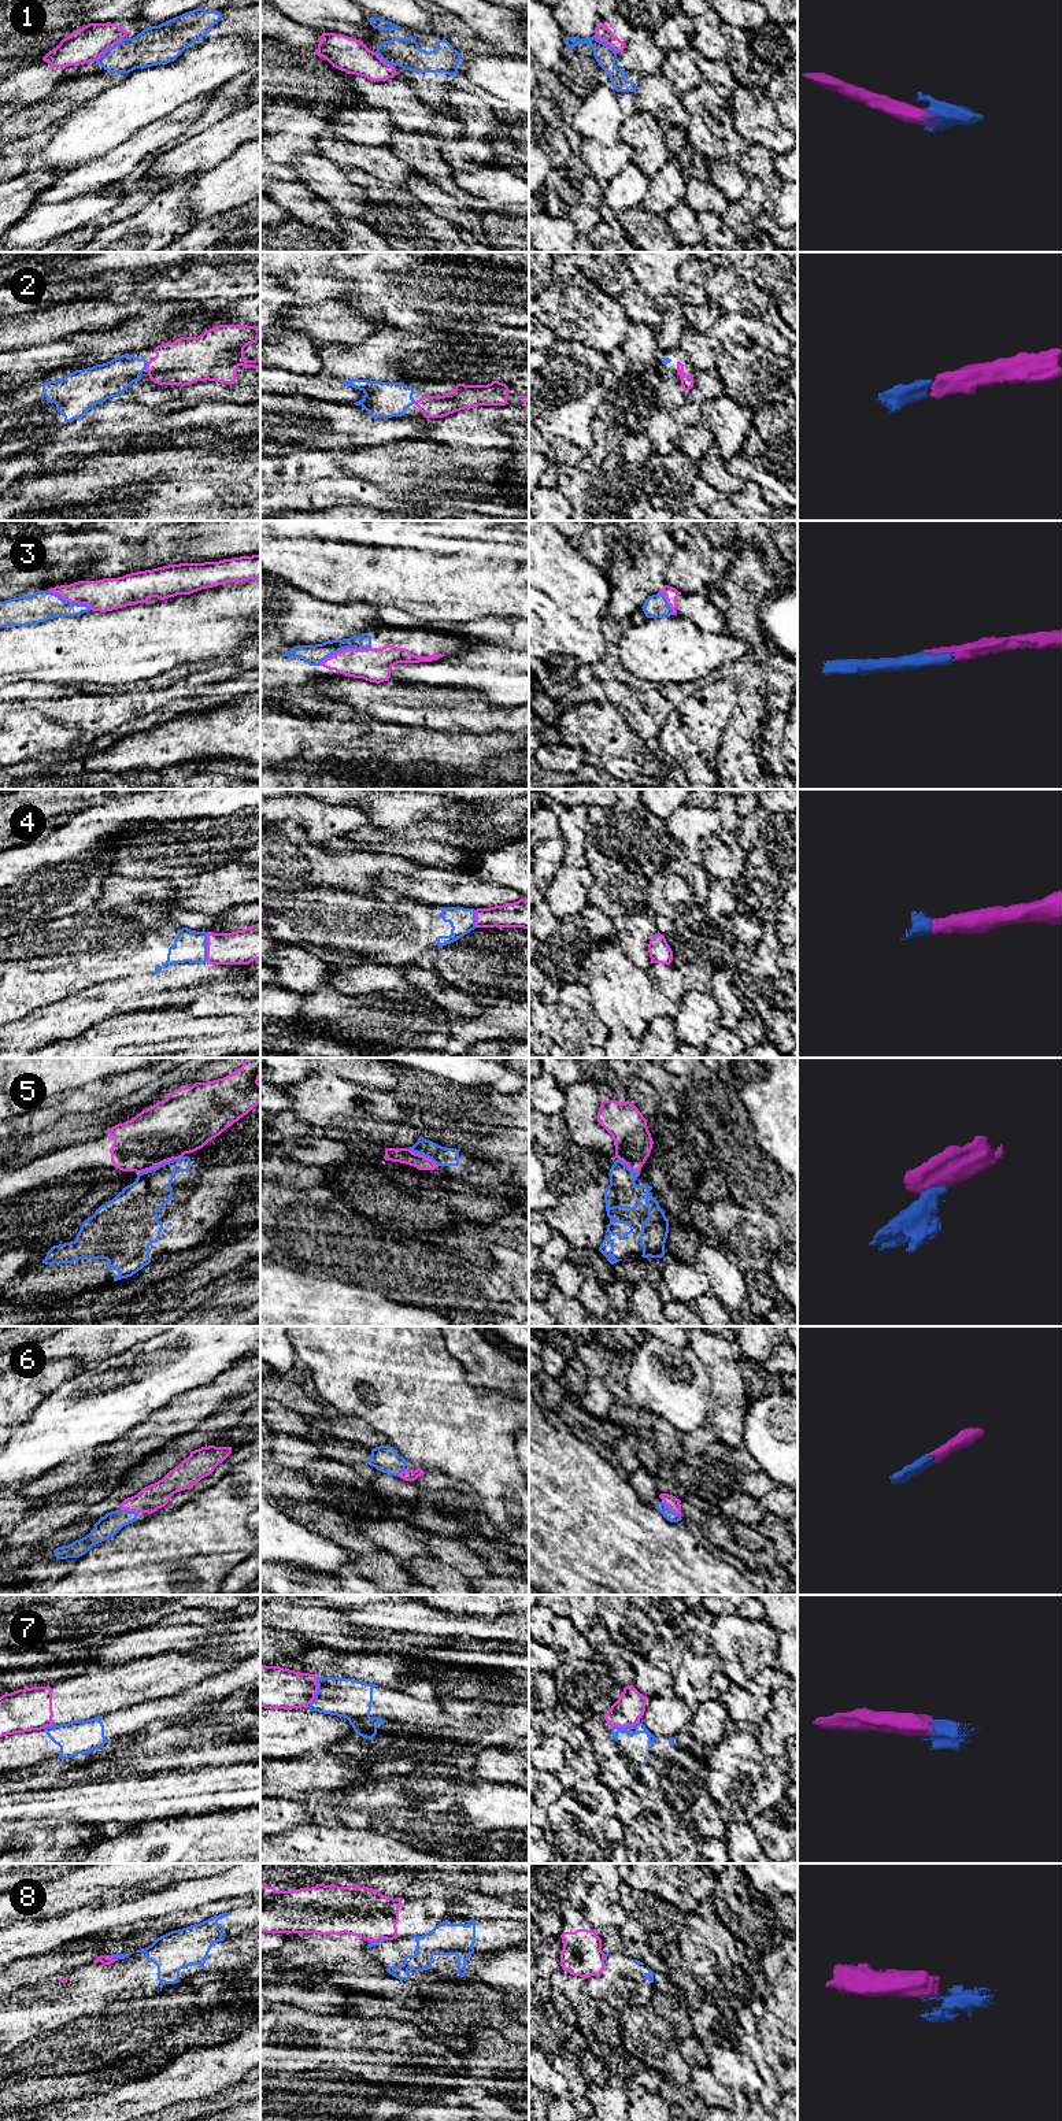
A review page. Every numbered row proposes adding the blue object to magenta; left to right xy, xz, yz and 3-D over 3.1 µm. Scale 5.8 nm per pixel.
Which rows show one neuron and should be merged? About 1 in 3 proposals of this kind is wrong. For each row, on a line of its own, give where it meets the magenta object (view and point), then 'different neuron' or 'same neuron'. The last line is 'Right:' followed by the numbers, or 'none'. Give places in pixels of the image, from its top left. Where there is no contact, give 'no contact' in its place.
1: meets magenta in xy at (108, 47); different neuron
2: meets magenta in xy at (147, 365); same neuron
3: meets magenta in xz at (344, 650); same neuron
4: meets magenta in xy at (207, 947); same neuron
5: meets magenta in xy at (161, 1163); different neuron
6: meets magenta in yz at (672, 1510); same neuron
7: meets magenta in yz at (625, 1727); different neuron
8: meets magenta in xy at (118, 1958); different neuron
Right: 2, 3, 4, 6

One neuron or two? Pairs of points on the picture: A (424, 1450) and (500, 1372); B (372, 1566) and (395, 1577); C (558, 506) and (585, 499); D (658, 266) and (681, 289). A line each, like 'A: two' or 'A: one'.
A: two
B: one
C: two
D: one

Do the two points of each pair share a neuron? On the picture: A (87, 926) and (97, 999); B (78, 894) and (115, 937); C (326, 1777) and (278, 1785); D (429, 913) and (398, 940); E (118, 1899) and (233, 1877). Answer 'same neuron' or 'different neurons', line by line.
A: different neurons
B: different neurons
C: same neuron
D: same neuron
E: same neuron

